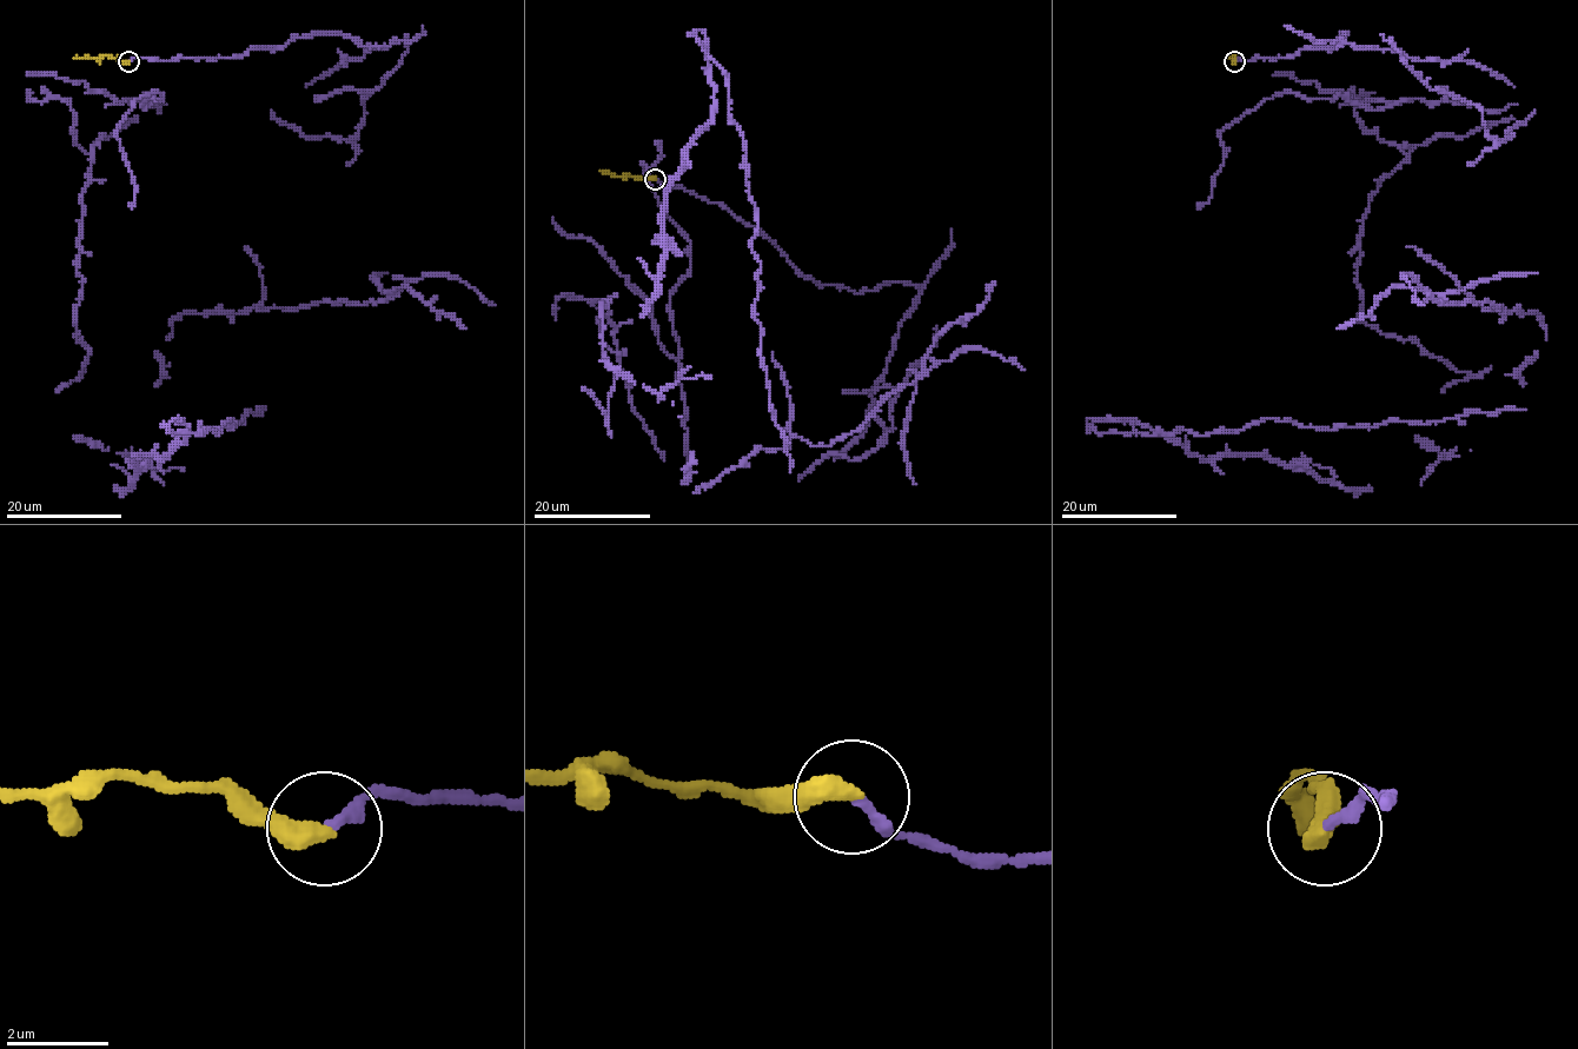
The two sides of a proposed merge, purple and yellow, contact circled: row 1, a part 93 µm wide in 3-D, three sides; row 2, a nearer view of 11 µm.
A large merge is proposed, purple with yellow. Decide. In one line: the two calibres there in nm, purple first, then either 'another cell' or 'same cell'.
220/440 nm | same cell

